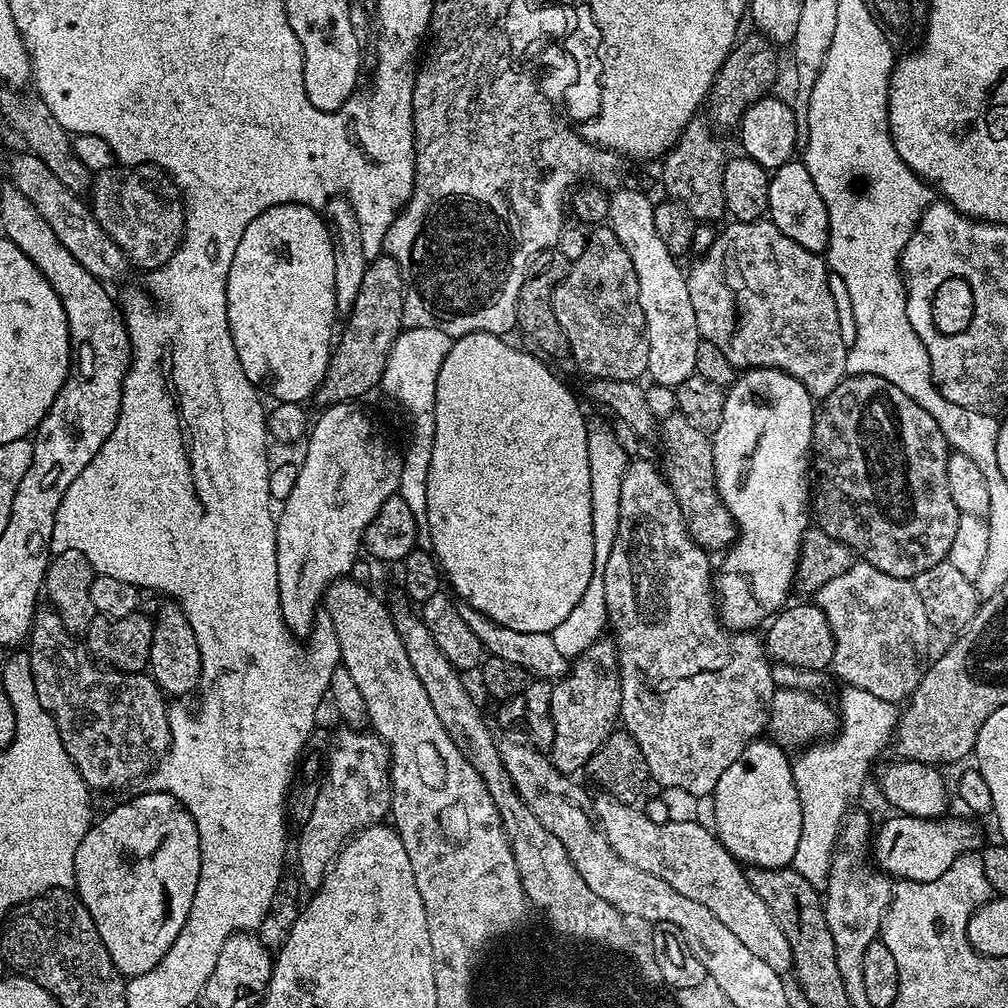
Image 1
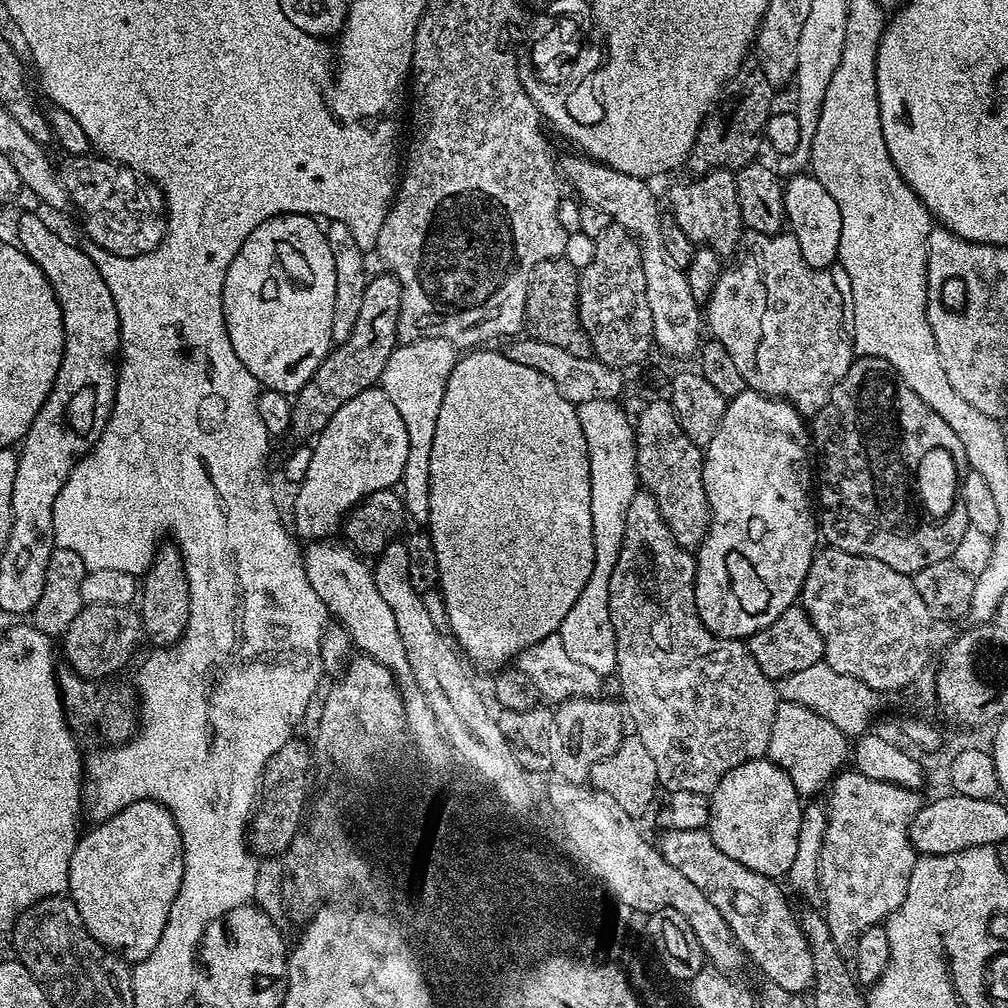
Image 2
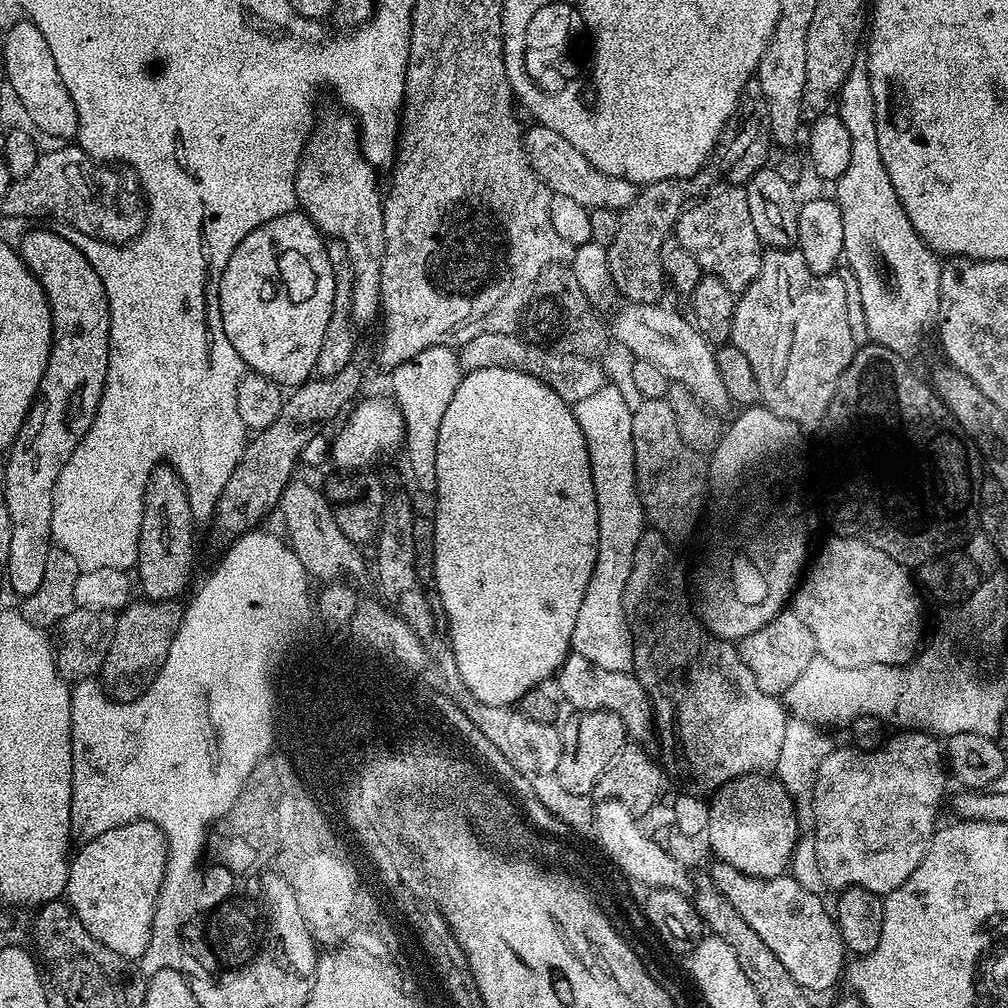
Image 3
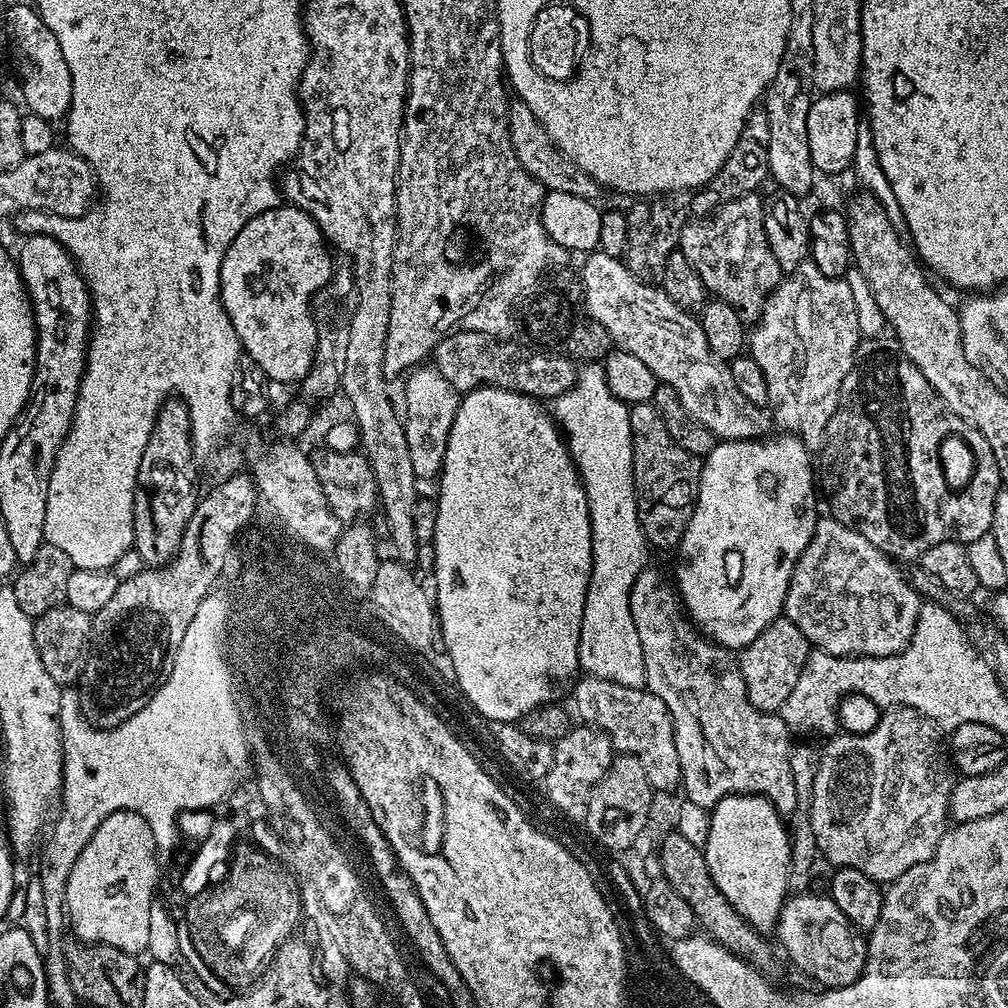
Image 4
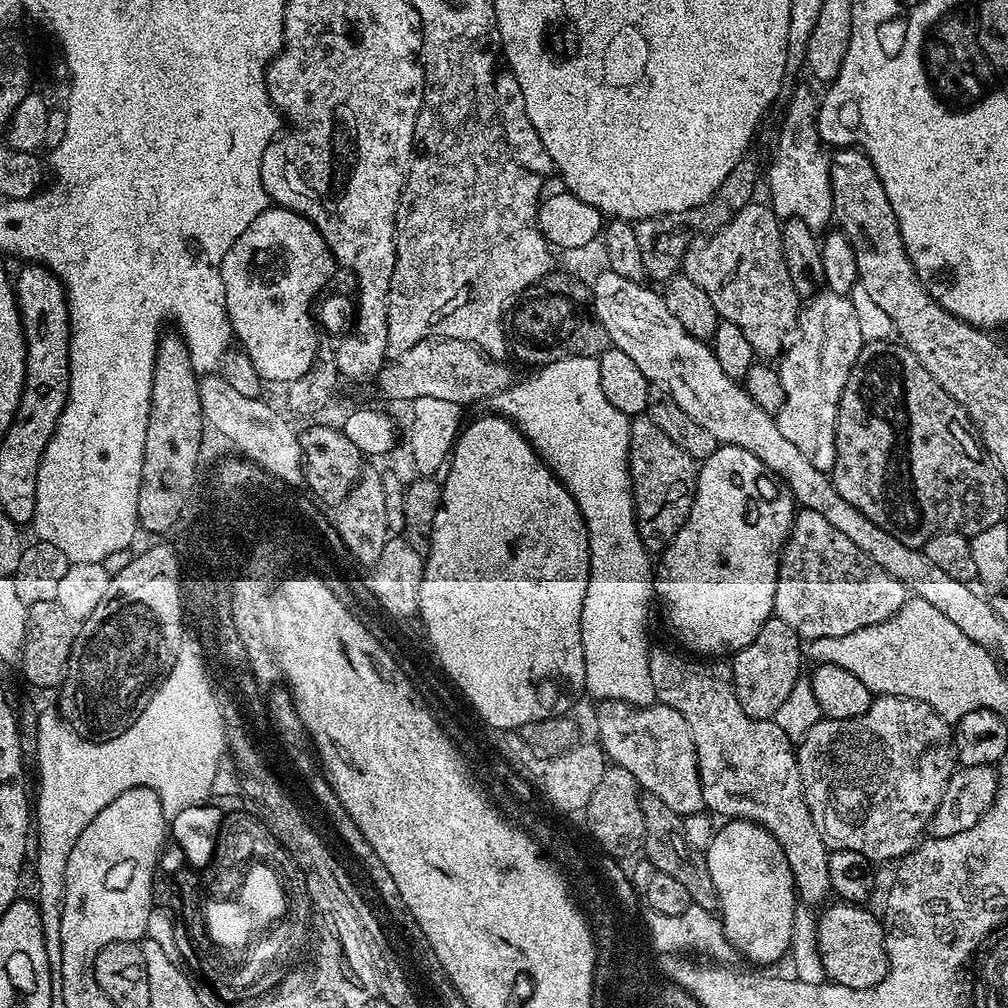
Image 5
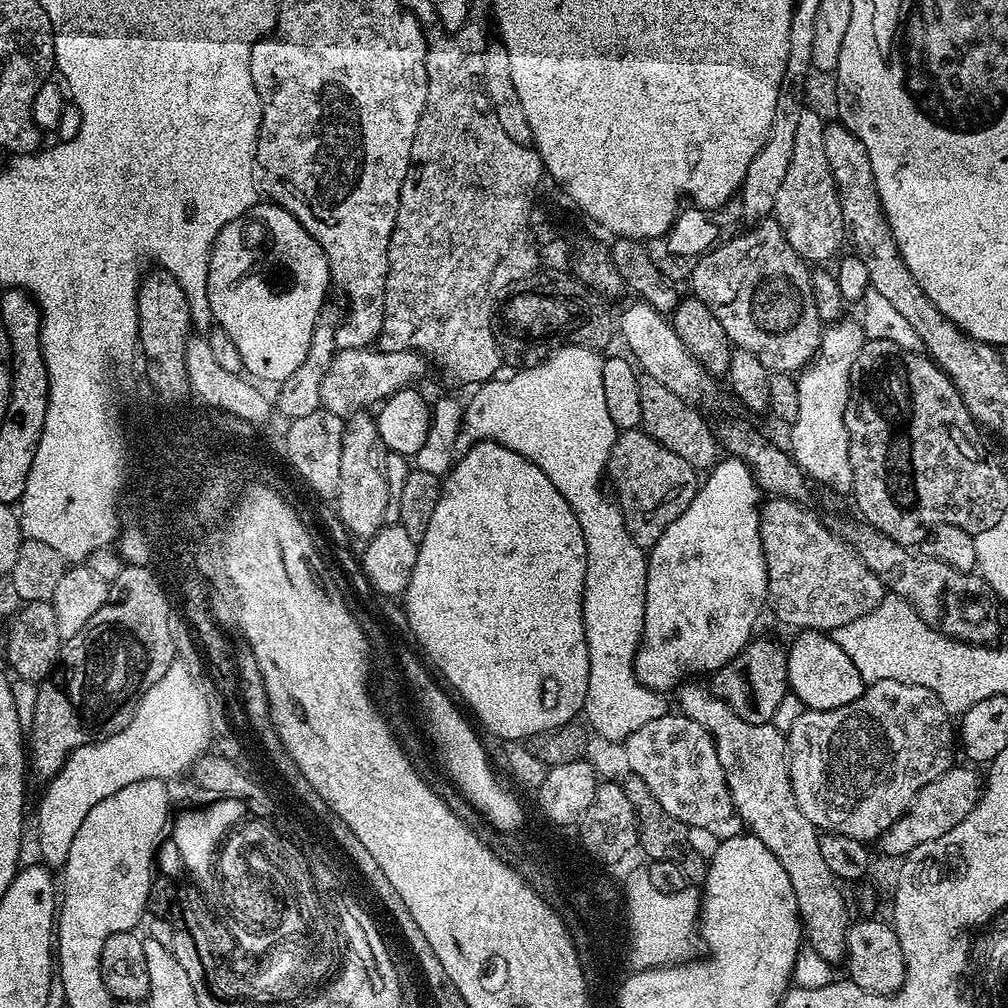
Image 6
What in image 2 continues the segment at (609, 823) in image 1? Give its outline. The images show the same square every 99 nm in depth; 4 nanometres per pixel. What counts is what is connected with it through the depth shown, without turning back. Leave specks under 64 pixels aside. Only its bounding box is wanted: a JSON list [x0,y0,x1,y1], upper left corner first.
[658,829,816,994]

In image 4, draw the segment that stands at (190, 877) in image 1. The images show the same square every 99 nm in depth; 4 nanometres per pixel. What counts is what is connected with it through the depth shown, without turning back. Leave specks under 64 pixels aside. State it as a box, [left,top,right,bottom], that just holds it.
[64,812,160,957]

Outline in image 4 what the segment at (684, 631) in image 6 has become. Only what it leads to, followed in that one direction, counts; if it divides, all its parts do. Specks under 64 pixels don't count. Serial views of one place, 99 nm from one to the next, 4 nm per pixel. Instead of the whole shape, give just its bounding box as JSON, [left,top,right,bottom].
[674,434,818,650]

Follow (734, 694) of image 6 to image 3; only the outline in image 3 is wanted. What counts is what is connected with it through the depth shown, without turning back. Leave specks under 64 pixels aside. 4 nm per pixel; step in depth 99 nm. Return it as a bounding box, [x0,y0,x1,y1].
[738,610,818,698]

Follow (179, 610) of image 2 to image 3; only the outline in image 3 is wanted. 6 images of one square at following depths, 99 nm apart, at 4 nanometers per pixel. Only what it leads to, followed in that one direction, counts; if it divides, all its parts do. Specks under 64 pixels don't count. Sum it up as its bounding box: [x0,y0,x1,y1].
[135,466,196,602]

